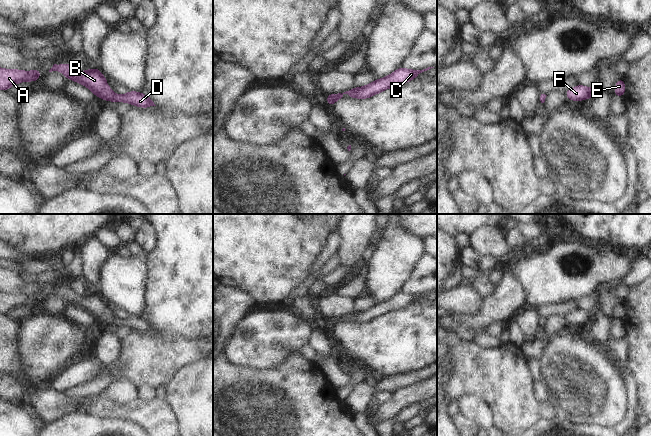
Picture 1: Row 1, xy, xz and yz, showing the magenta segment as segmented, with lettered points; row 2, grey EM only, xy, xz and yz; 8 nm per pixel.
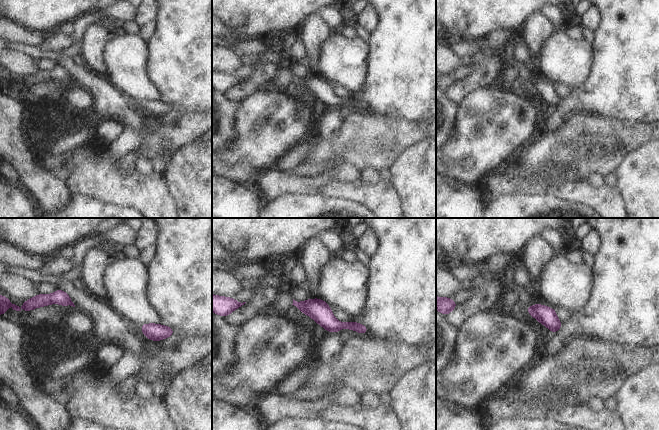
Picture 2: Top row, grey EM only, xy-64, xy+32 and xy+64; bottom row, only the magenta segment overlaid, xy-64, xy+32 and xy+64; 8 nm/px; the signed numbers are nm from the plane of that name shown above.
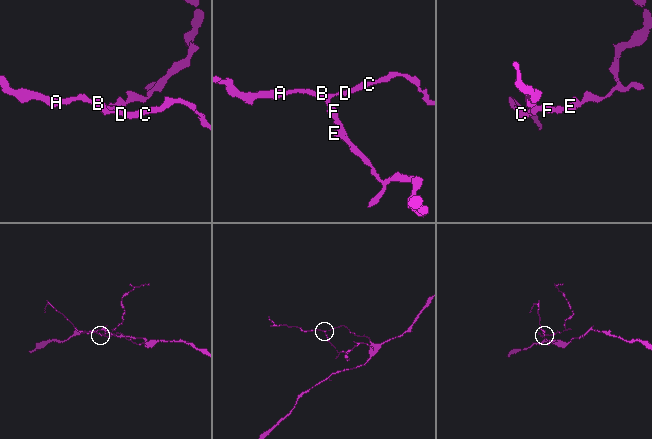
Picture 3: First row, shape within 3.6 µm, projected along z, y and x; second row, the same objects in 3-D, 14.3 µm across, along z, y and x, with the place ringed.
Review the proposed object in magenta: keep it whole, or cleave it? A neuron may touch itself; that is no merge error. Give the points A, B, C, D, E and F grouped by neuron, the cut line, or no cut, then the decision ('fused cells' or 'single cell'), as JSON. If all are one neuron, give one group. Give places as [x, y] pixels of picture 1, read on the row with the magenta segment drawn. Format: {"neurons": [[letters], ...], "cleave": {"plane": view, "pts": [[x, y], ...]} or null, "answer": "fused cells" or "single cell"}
{"neurons": [["A", "B", "C", "D", "E", "F"]], "cleave": null, "answer": "single cell"}

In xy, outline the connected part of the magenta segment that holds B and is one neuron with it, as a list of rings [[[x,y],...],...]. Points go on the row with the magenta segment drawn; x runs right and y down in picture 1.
[[[54,64],[49,72],[52,71],[63,72],[67,79],[71,79],[87,86],[94,95],[99,96],[106,101],[128,102],[132,105],[143,108],[156,106],[152,99],[150,99],[147,95],[140,94],[135,91],[129,91],[125,95],[118,96],[110,90],[108,84],[106,83],[106,78],[100,73],[98,68],[79,72],[76,71],[70,64]]]

